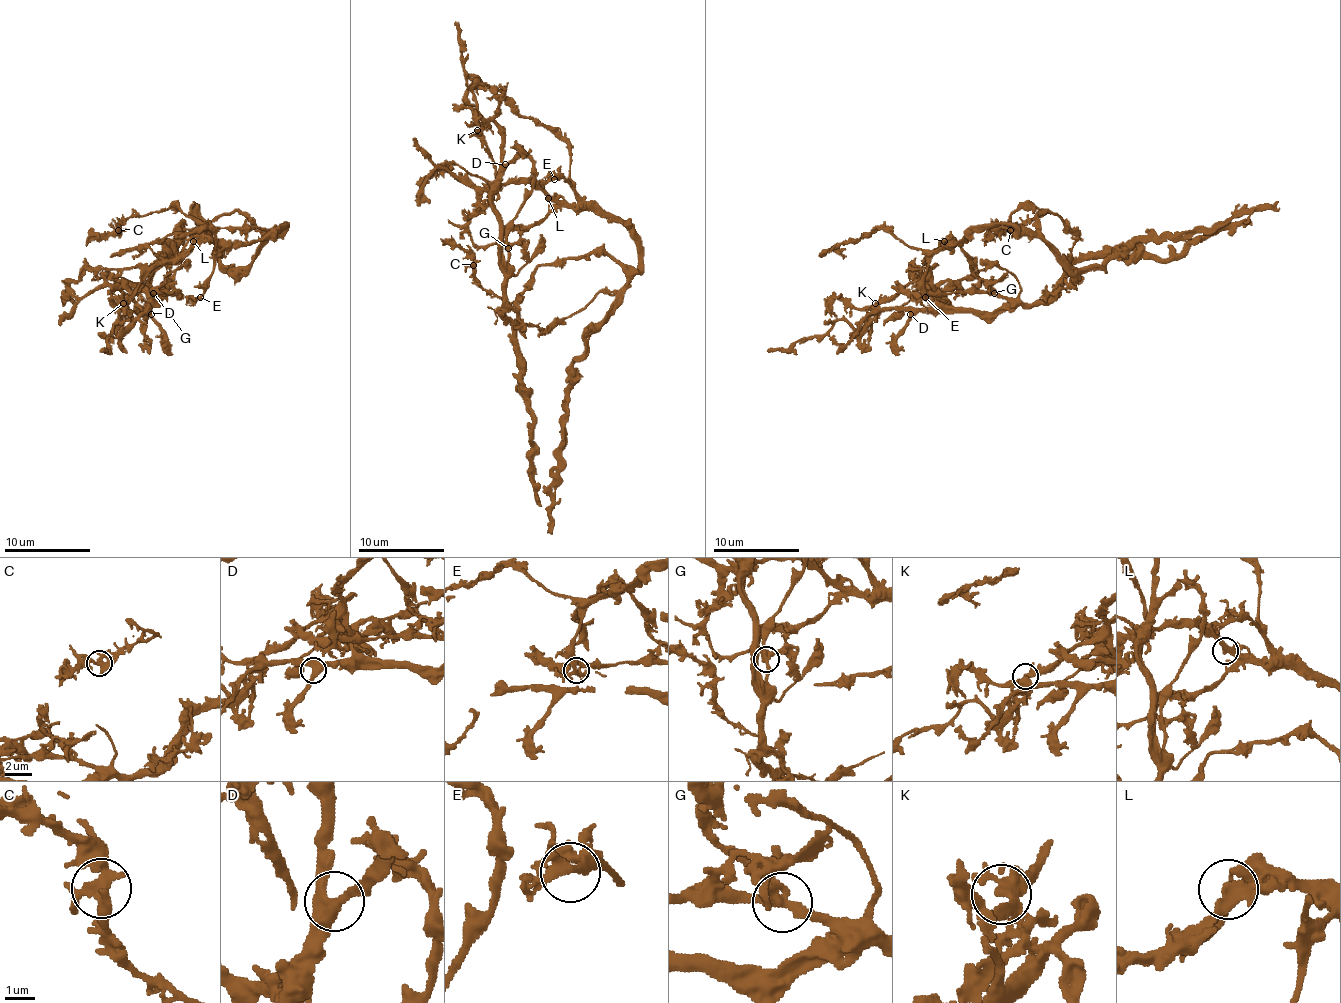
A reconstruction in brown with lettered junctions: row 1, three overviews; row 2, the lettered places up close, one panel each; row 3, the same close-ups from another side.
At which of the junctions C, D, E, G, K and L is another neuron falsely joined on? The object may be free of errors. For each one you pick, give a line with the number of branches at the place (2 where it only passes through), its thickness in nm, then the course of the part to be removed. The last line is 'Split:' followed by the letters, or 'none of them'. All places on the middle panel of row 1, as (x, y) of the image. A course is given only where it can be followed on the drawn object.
G: 4 | 340 nm | (507, 248), (505, 263), (501, 216), (492, 201), (501, 130), (479, 113), (464, 77), (456, 21)
Split: G

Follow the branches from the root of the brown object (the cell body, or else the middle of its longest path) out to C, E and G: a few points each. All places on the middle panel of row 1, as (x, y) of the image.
C: (631, 233), (635, 269), (601, 254), (556, 258), (539, 267), (514, 301), (492, 297), (473, 265)
E: (631, 233), (623, 224), (610, 222), (597, 213), (565, 179), (554, 179)
G: (631, 233), (623, 224), (610, 222), (591, 209), (556, 207), (535, 226), (509, 226), (503, 235), (507, 248)

